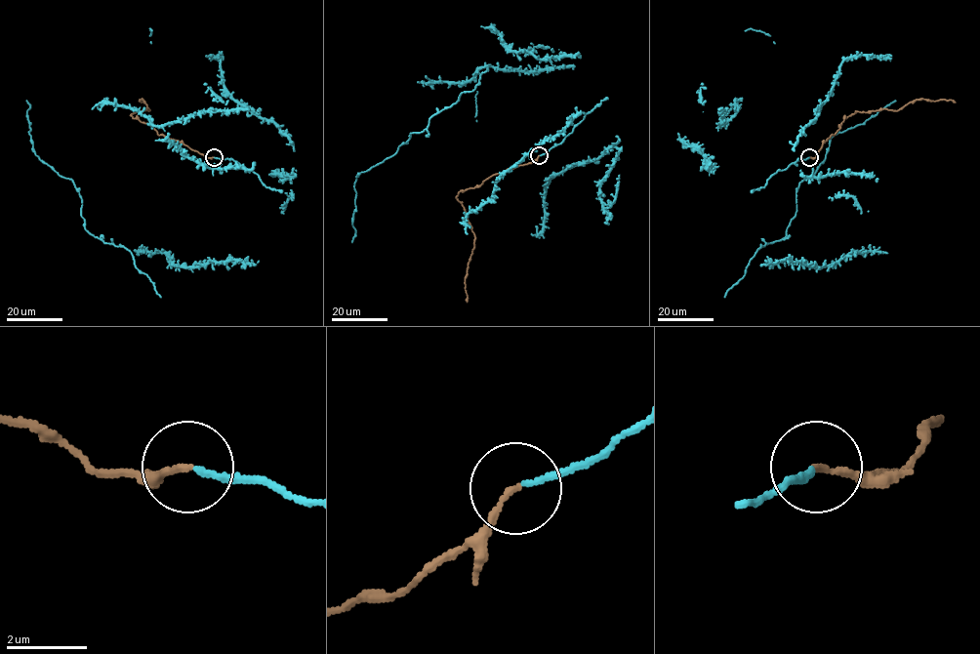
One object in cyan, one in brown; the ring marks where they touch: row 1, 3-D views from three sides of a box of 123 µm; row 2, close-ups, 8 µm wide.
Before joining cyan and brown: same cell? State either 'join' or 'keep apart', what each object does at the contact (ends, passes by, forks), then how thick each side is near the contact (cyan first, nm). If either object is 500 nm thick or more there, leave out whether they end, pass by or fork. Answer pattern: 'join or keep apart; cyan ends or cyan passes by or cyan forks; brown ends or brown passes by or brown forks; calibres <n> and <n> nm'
join; cyan ends; brown ends; calibres 140 and 160 nm

